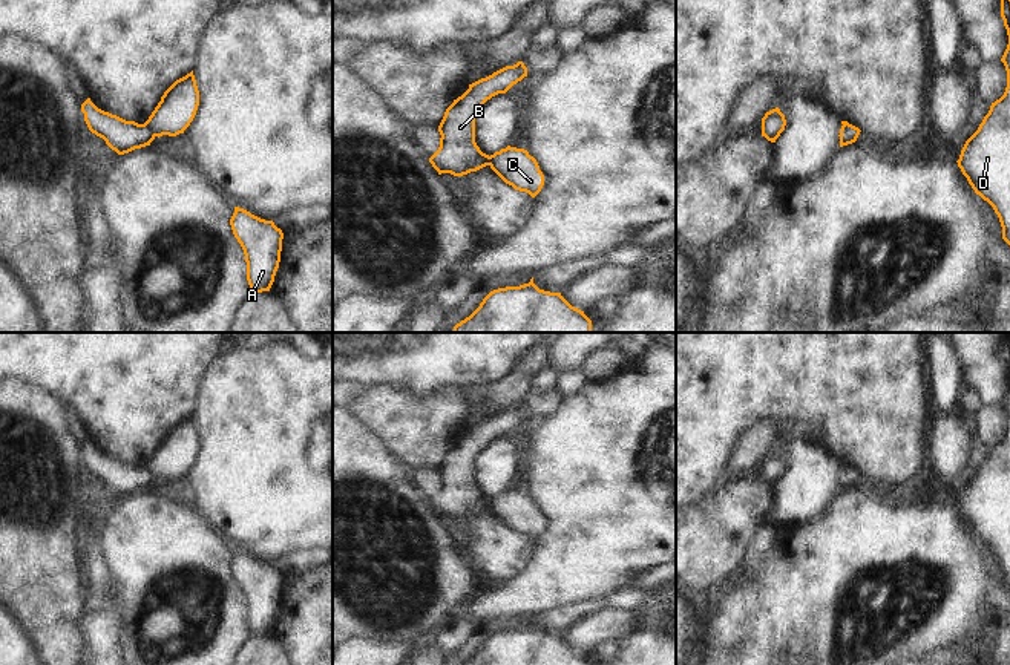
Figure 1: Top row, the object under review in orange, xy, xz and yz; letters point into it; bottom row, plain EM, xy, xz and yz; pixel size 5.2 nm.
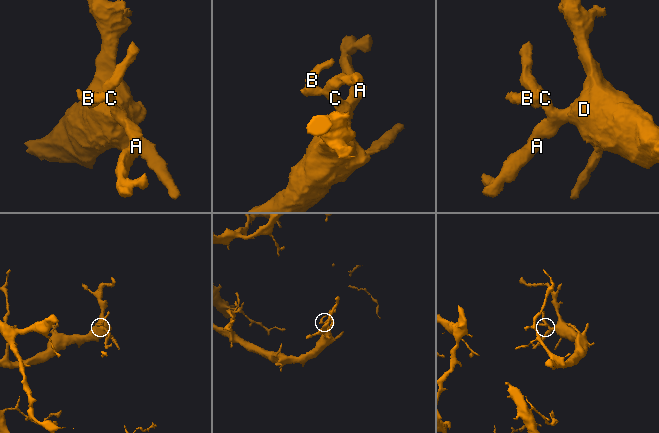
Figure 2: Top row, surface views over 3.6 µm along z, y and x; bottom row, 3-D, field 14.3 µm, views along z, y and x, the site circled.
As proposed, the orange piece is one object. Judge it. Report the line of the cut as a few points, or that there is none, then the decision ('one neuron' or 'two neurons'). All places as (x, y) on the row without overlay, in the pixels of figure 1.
cut xy (144, 466), (155, 478); two neurons

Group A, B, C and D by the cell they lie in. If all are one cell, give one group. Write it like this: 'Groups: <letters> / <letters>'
Groups: A C D / B.

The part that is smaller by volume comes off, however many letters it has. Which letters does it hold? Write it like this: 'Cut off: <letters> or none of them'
Cut off: B

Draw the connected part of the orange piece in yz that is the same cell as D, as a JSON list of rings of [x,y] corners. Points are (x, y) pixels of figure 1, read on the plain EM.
[[[1010,339],[1001,340],[1001,360],[1008,378],[1001,401],[1007,414],[1004,438],[992,446],[978,473],[966,484],[958,510],[969,527],[999,561],[1002,582],[1010,588]]]

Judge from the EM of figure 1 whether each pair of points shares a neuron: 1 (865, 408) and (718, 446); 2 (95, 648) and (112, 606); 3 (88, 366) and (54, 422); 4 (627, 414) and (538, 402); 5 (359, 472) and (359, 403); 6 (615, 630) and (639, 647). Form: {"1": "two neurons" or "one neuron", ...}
{"1": "one neuron", "2": "one neuron", "3": "two neurons", "4": "two neurons", "5": "two neurons", "6": "two neurons"}

